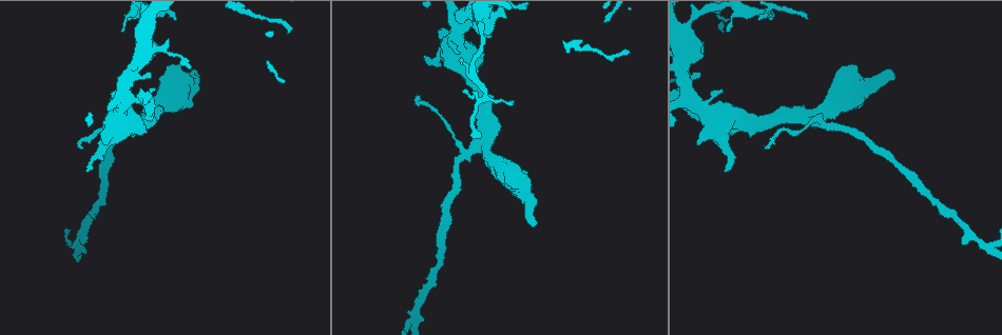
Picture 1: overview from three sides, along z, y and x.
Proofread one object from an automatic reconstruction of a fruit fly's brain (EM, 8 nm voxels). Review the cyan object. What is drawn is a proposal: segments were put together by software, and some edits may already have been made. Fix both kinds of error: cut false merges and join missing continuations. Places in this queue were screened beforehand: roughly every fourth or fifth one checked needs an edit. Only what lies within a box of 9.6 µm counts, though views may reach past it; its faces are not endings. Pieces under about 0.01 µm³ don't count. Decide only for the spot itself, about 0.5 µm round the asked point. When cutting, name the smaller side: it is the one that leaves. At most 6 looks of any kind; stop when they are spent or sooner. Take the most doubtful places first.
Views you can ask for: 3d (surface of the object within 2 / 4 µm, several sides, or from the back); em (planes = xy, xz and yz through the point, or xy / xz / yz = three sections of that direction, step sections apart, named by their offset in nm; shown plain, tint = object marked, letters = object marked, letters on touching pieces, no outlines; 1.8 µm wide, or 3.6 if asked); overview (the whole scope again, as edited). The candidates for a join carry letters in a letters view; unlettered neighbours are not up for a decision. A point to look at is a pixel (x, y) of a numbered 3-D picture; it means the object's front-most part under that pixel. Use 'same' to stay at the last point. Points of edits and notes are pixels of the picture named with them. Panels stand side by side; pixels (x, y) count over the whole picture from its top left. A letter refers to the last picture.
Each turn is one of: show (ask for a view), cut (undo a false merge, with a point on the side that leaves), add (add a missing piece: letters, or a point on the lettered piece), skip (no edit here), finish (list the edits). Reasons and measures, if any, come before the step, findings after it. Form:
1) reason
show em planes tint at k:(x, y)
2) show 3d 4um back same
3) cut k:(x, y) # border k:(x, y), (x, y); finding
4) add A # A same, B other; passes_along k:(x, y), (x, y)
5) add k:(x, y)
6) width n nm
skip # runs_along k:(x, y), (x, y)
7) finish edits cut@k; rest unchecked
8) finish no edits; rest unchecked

free end
show em planes letters at 1:(88, 169)

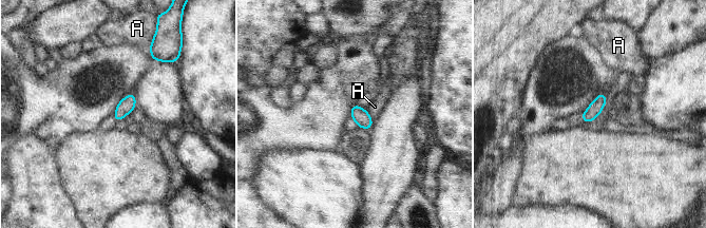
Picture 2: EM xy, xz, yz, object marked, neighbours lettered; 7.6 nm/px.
skip # A other; border 2:(365, 110), (373, 121); no lettered piece goes on from it

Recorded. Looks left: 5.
show em xy step 4 tint at 1:(981, 244)

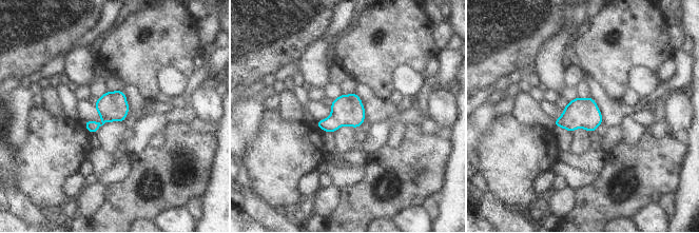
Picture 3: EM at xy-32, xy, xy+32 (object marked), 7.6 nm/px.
show em planes letters same

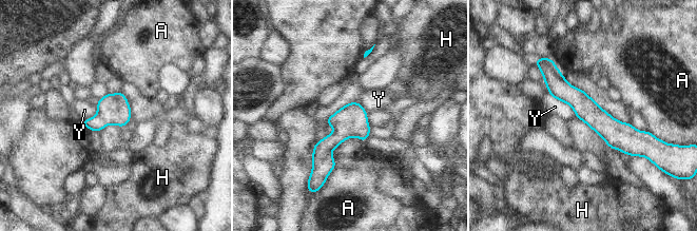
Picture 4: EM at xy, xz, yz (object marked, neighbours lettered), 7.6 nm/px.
skip # A other, H other, Y other; runs_along 4:(543, 69), (618, 135), (645, 136); one neuron here

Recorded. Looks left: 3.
branch stops here
show 3d 4um at 1:(728, 29)

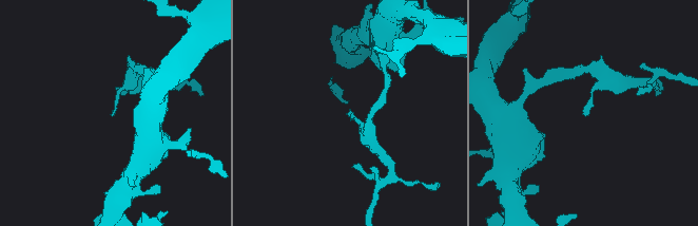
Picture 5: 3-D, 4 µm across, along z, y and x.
show em planes letters at 5:(111, 114)

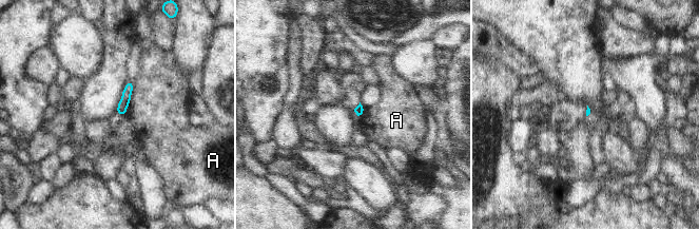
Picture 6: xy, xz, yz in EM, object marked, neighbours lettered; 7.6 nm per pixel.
skip # A other; border 6:(134, 82), (125, 113); no lettered piece goes on from it

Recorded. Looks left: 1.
finish no edits; rest unchecked

